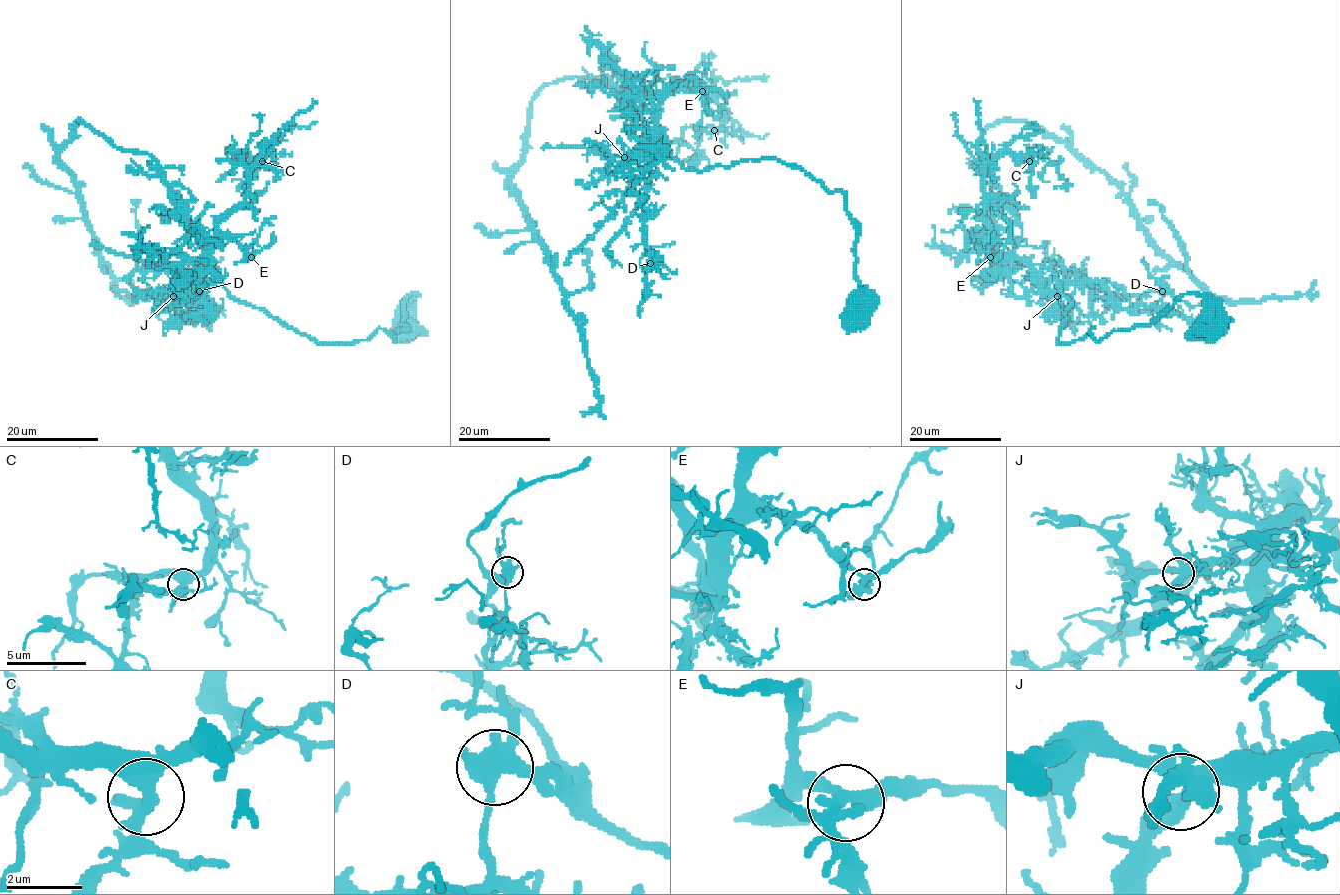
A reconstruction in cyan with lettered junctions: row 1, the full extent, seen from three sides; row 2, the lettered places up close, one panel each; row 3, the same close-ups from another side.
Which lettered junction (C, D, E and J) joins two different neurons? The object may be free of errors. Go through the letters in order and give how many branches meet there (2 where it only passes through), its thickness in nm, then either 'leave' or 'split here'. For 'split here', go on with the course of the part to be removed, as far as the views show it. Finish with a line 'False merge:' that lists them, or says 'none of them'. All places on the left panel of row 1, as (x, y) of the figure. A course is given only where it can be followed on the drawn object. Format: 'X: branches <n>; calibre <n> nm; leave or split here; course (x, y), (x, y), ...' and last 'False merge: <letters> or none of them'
C: branches 4; calibre 400 nm; leave
D: branches 4; calibre 400 nm; split here; course (199, 291), (195, 291), (189, 281), (200, 269), (223, 258)
E: branches 4; calibre 360 nm; leave
J: branches 4; calibre 400 nm; leave
False merge: D

